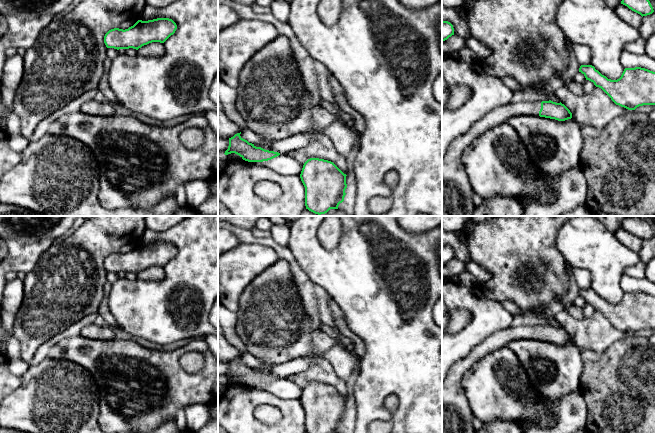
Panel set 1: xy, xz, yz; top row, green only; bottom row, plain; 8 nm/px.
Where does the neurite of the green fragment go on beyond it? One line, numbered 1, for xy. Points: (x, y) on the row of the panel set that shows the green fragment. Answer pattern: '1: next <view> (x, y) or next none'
1: next none

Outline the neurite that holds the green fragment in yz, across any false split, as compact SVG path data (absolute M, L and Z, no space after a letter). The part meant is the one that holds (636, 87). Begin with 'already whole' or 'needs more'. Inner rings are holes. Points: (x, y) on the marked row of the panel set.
already whole; M592 65L579 68L586 80L601 88L611 100L628 110L643 105L655 105L655 72L645 68L625 68L617 80L608 79Z

